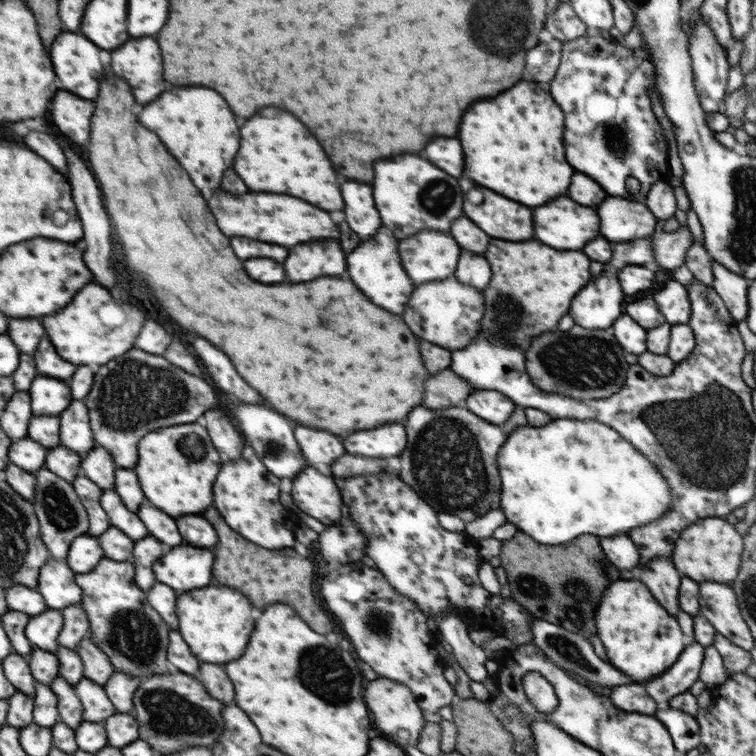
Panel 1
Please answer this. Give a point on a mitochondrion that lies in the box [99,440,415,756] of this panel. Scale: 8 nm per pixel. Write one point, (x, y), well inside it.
(171, 714)

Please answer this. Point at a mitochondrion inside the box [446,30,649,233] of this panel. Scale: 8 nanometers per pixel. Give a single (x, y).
(610, 126)

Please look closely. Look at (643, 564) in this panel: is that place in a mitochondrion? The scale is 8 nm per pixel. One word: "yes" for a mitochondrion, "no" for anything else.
no

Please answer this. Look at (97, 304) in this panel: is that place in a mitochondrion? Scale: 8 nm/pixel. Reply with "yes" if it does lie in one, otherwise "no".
no

